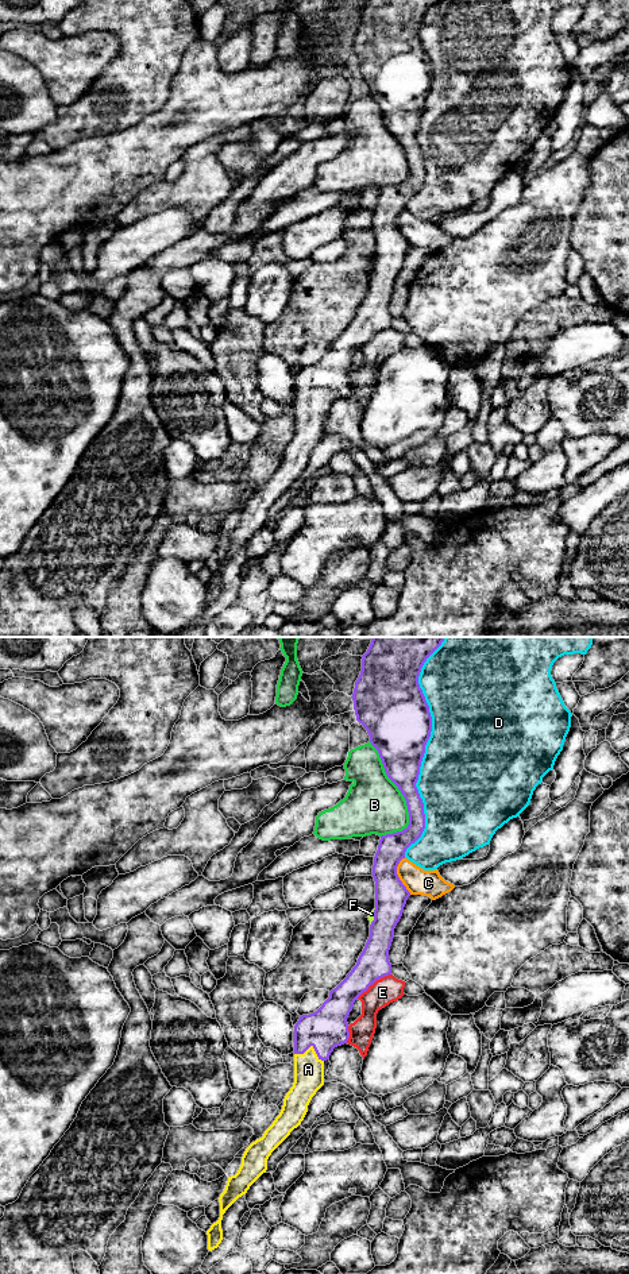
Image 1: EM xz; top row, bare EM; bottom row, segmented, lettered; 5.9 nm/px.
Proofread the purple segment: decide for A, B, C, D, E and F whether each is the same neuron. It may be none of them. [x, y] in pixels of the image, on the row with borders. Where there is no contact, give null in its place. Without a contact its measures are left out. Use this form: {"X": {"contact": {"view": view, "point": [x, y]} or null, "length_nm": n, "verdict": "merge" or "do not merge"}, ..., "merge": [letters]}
{"A": {"contact": {"view": "xz", "point": [311, 1045]}, "length_nm": 180, "verdict": "merge"}, "B": {"contact": {"view": "xz", "point": [402, 794]}, "length_nm": 550, "verdict": "do not merge"}, "C": {"contact": {"view": "xz", "point": [397, 876]}, "length_nm": 220, "verdict": "do not merge"}, "D": {"contact": {"view": "xz", "point": [424, 748]}, "length_nm": 1350, "verdict": "do not merge"}, "E": {"contact": {"view": "xz", "point": [373, 983]}, "length_nm": 260, "verdict": "do not merge"}, "F": {"contact": {"view": "xz", "point": [374, 917]}, "length_nm": 110, "verdict": "do not merge"}, "merge": ["A"]}

